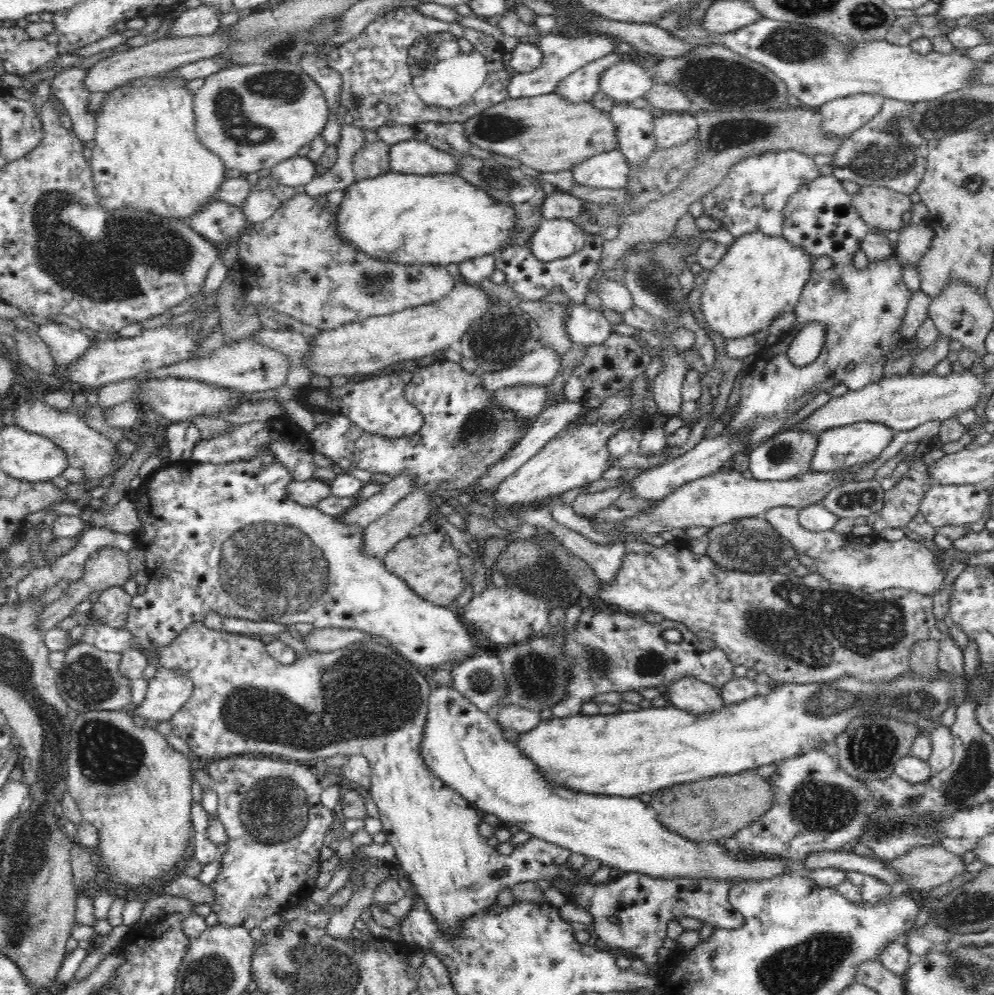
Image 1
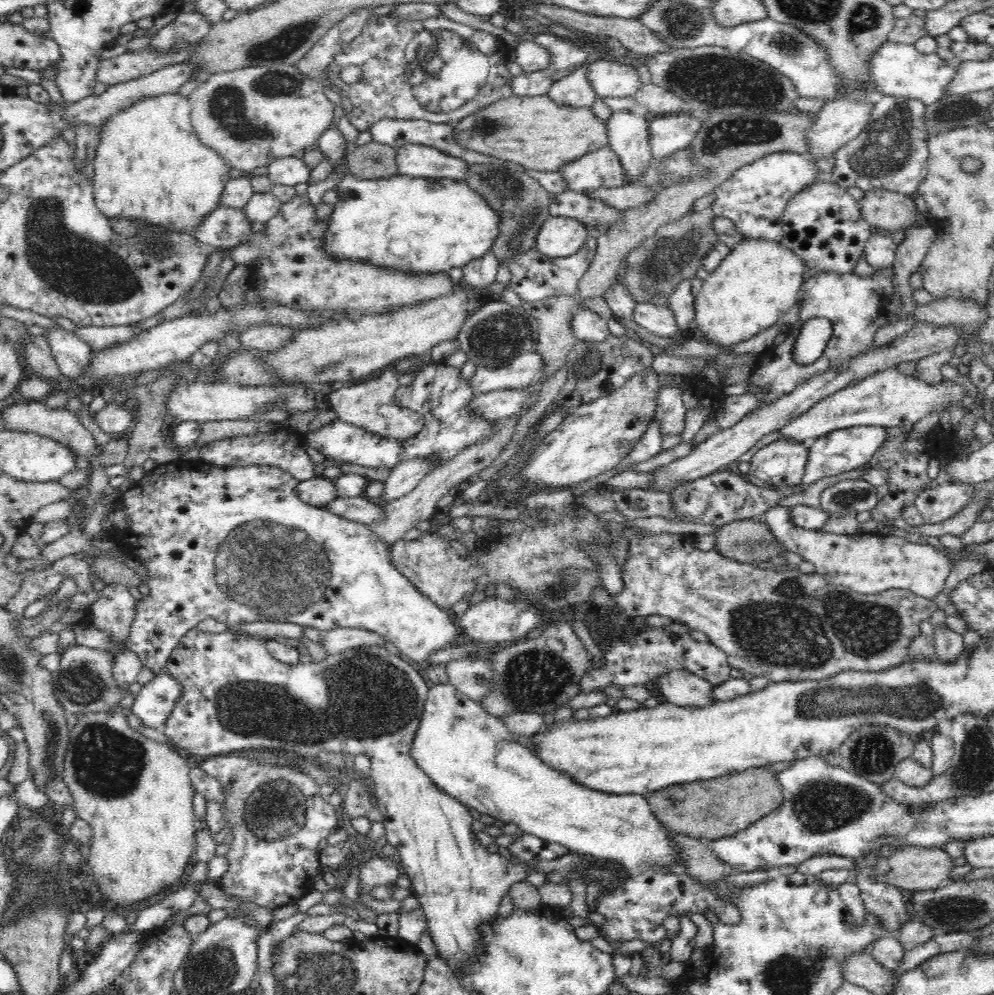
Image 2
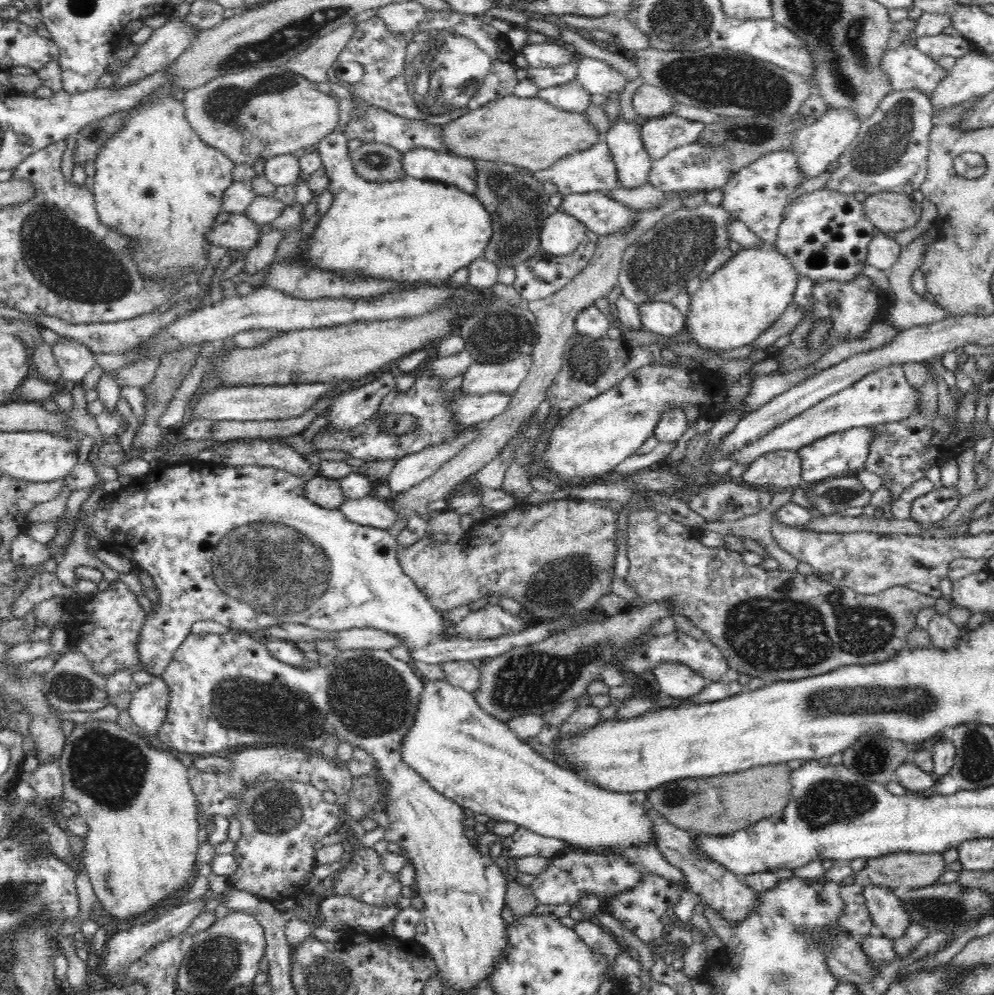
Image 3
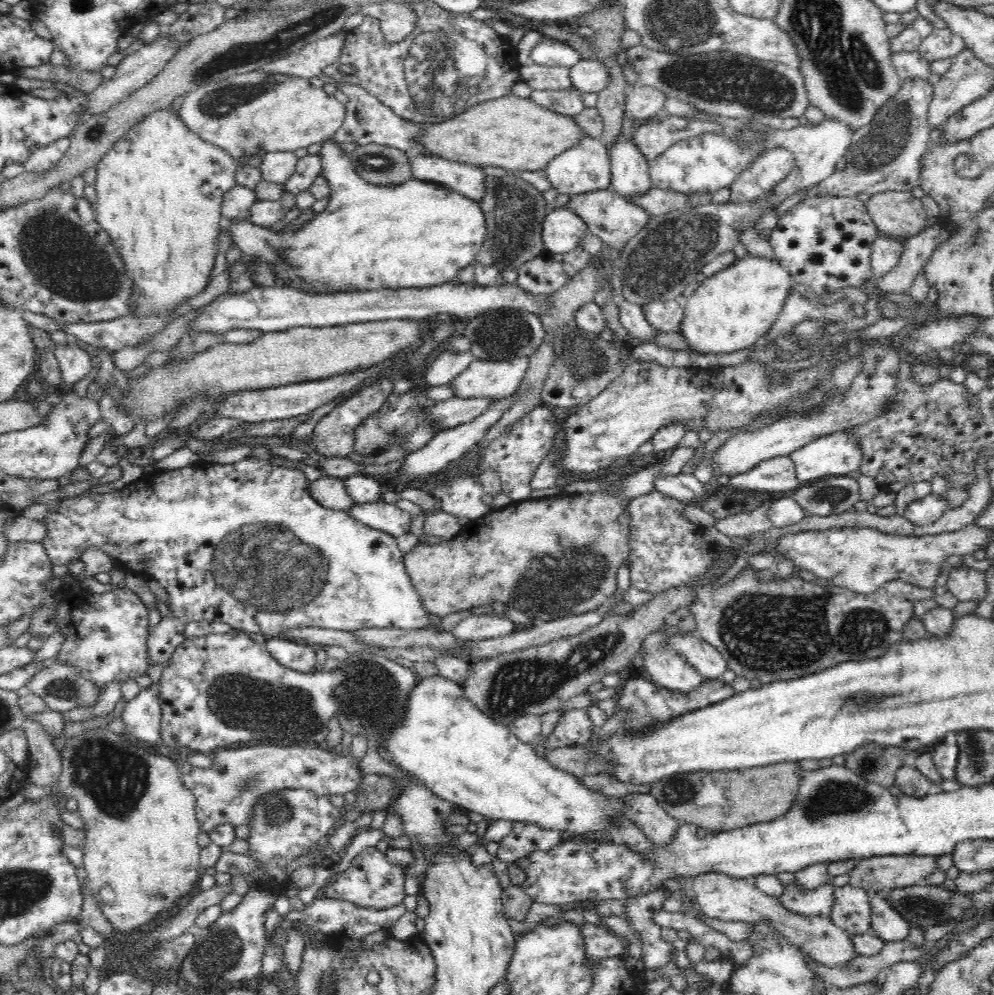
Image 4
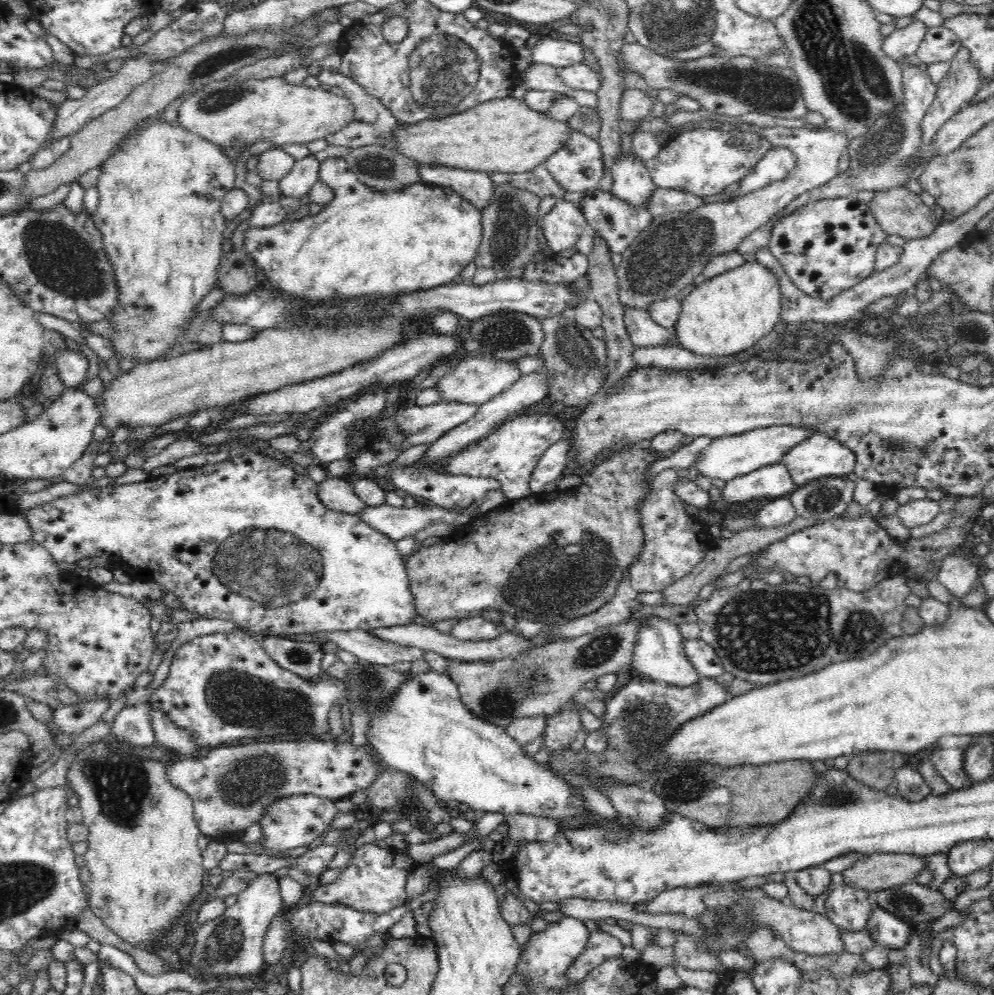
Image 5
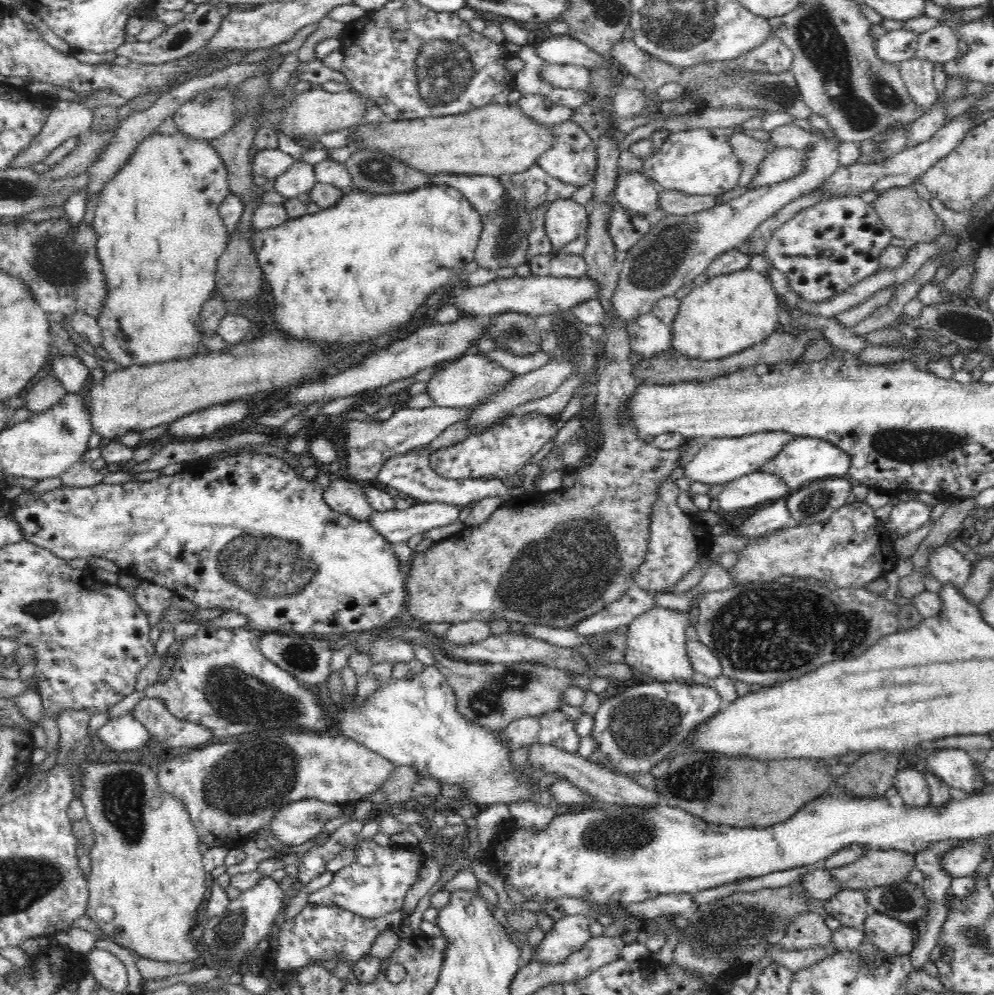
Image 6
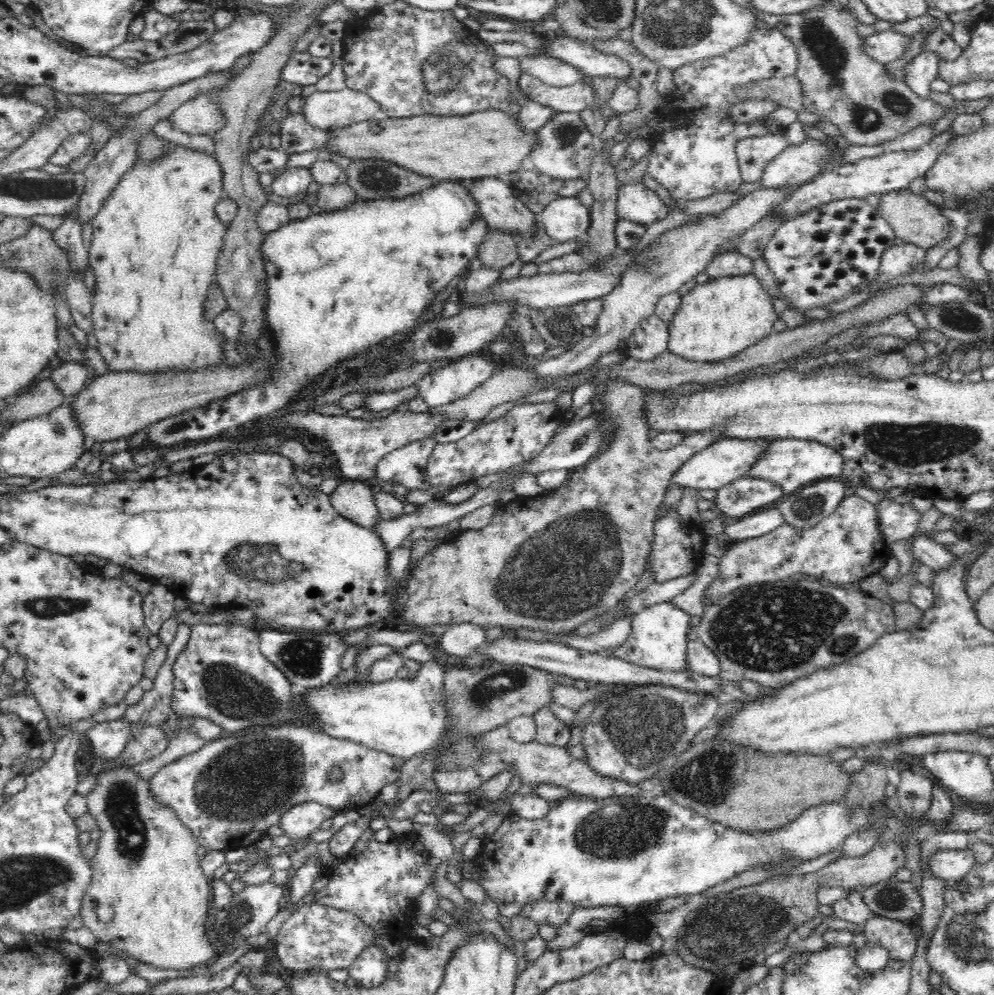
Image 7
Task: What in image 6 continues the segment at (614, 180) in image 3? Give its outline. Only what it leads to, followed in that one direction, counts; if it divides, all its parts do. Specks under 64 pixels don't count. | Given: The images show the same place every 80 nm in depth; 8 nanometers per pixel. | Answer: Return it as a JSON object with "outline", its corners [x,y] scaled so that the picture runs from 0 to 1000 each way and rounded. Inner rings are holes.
{"outline":[[[574,119],[563,123],[563,125],[557,125],[555,134],[559,136],[559,141],[555,143],[555,149],[551,149],[543,159],[539,159],[539,165],[553,177],[569,185],[580,187],[580,189],[586,189],[590,185],[596,186],[598,175],[600,175],[600,159],[602,159],[597,139]]]}

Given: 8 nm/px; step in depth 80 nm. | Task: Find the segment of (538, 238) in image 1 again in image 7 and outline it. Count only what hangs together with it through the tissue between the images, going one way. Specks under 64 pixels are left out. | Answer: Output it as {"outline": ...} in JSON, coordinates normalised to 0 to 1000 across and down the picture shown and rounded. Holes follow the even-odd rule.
{"outline":[[[580,197],[556,201],[539,218],[557,244],[565,245],[577,240],[589,244],[592,239],[595,213]]]}

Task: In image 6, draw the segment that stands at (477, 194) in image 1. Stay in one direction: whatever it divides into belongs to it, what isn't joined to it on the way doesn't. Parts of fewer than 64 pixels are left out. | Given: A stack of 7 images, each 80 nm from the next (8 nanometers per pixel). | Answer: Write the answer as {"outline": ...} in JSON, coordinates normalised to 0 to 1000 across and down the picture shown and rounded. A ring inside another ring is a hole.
{"outline":[[[329,159],[316,166],[319,183],[334,185],[344,194],[343,200],[332,209],[324,210],[316,215],[308,215],[297,220],[290,220],[286,225],[269,229],[263,232],[257,231],[253,237],[253,248],[260,261],[260,266],[266,273],[267,282],[270,283],[276,296],[277,313],[275,314],[277,326],[280,332],[295,342],[306,342],[322,347],[322,349],[354,349],[358,346],[375,344],[384,336],[399,334],[415,320],[416,314],[421,314],[427,304],[443,288],[456,284],[456,281],[466,274],[471,263],[478,262],[478,251],[484,238],[486,223],[483,214],[467,199],[467,196],[459,189],[445,186],[431,186],[418,189],[402,195],[374,195],[362,192],[362,189],[354,186],[354,176],[346,164]]]}

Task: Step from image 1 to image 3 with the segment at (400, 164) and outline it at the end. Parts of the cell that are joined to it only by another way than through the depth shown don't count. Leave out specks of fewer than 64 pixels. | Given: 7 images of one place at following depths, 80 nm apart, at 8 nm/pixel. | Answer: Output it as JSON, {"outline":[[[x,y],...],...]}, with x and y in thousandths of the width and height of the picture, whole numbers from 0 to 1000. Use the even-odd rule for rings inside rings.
{"outline":[[[413,149],[405,153],[404,165],[410,177],[451,184],[478,196],[481,172],[469,158],[434,149]]]}

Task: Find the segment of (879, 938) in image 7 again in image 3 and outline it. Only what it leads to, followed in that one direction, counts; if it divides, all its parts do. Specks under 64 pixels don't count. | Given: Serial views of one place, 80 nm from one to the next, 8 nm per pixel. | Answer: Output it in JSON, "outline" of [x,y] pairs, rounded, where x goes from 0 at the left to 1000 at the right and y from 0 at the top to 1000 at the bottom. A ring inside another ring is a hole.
{"outline":[[[873,888],[868,899],[879,930],[887,935],[889,942],[897,945],[907,943],[916,927],[909,908],[905,906],[906,897]]]}

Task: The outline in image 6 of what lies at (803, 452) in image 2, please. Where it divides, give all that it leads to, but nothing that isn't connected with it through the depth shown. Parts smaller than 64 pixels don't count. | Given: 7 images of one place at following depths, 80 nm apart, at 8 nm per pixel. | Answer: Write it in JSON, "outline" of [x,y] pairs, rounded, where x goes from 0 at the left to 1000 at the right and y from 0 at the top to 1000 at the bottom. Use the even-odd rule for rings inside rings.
{"outline":[[[761,473],[728,486],[721,503],[726,513],[742,515],[761,507],[771,509],[794,495],[793,485],[787,479],[773,473]]]}

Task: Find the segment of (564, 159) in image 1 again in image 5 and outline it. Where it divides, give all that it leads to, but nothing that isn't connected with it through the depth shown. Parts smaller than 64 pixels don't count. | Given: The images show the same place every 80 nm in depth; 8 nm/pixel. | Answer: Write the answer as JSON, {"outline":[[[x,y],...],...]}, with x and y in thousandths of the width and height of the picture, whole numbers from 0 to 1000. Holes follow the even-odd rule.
{"outline":[[[511,95],[509,98],[483,104],[467,113],[458,113],[453,117],[435,118],[416,125],[406,126],[404,124],[402,129],[398,129],[394,135],[396,145],[393,147],[394,150],[406,154],[408,158],[416,160],[419,165],[443,165],[491,175],[504,173],[520,176],[537,171],[543,165],[546,166],[551,157],[561,153],[573,141],[573,131],[570,122],[557,121],[547,114],[535,111],[526,99],[519,99]]]}

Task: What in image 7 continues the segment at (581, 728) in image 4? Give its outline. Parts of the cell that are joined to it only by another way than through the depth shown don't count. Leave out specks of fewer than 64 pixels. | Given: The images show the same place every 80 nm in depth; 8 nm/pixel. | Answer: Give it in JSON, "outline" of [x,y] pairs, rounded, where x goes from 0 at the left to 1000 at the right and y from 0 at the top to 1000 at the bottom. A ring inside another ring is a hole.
{"outline":[[[547,711],[536,718],[540,737],[538,745],[546,749],[555,749],[567,753],[572,752],[575,743],[575,731],[565,723],[561,723],[552,711]]]}

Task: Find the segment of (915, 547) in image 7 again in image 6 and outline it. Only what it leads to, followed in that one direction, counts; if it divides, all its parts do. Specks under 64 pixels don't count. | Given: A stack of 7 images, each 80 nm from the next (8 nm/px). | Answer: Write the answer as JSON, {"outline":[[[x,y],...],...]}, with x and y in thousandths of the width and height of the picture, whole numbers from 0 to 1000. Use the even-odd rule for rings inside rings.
{"outline":[[[955,547],[950,550],[940,550],[935,554],[932,572],[942,580],[942,583],[947,587],[969,591],[976,581],[979,566]]]}

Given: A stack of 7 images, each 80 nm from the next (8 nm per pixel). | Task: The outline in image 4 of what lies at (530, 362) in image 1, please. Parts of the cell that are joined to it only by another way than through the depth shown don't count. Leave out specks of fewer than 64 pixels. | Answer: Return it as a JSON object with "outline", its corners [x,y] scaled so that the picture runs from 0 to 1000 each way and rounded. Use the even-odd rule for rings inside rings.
{"outline":[[[528,358],[505,363],[478,360],[453,387],[456,388],[457,398],[462,400],[503,403],[520,395],[531,369],[532,359]]]}

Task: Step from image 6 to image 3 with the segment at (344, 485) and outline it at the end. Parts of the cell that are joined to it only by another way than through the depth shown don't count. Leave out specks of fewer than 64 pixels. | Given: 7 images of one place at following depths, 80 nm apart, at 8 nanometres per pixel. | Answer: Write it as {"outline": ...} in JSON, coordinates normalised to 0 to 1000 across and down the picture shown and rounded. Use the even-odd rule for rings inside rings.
{"outline":[[[322,477],[310,479],[306,487],[306,498],[316,507],[337,515],[350,502],[346,498],[340,481]]]}

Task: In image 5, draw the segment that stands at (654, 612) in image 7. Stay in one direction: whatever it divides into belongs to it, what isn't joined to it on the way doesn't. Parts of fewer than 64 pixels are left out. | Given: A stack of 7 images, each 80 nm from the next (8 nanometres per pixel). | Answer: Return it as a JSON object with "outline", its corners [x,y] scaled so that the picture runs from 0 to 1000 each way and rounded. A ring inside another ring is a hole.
{"outline":[[[654,619],[646,625],[646,631],[640,639],[638,659],[634,674],[648,679],[649,682],[672,689],[696,689],[703,684],[702,674],[692,663],[687,650],[688,640],[682,634],[682,628],[662,619]]]}

